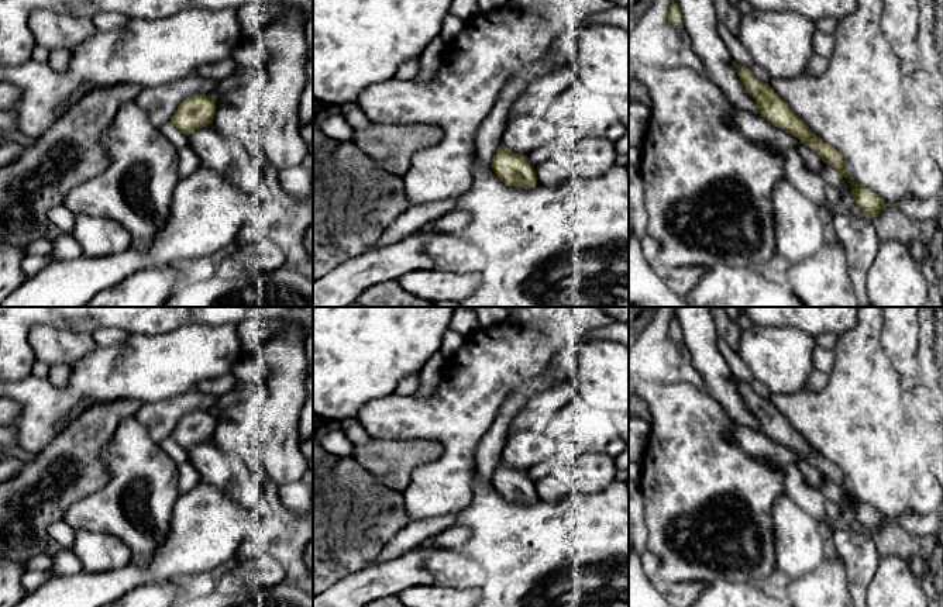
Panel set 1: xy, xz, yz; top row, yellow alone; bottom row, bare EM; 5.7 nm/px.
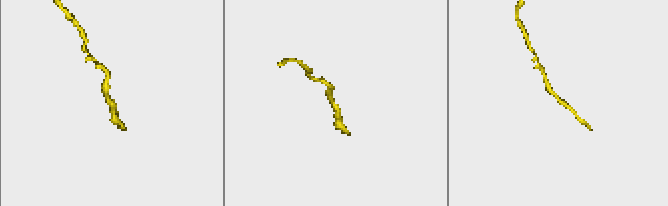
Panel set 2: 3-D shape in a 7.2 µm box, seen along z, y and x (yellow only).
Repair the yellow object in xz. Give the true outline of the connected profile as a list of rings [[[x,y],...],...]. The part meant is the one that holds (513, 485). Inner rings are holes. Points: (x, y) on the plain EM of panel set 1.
[[[503,459],[493,470],[491,483],[506,501],[531,504],[537,500],[536,486],[529,473],[510,468]]]

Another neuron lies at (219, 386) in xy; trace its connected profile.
[[[233,373],[223,375],[220,377],[207,379],[200,382],[195,390],[203,393],[203,394],[211,394],[216,397],[221,397],[227,394],[228,392],[234,390],[237,386],[237,379]]]

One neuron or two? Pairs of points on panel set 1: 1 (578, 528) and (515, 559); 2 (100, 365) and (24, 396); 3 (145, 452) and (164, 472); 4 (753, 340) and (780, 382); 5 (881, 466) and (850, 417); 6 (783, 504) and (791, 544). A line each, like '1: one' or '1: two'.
1: one
2: one
3: one
4: one
5: one
6: one

